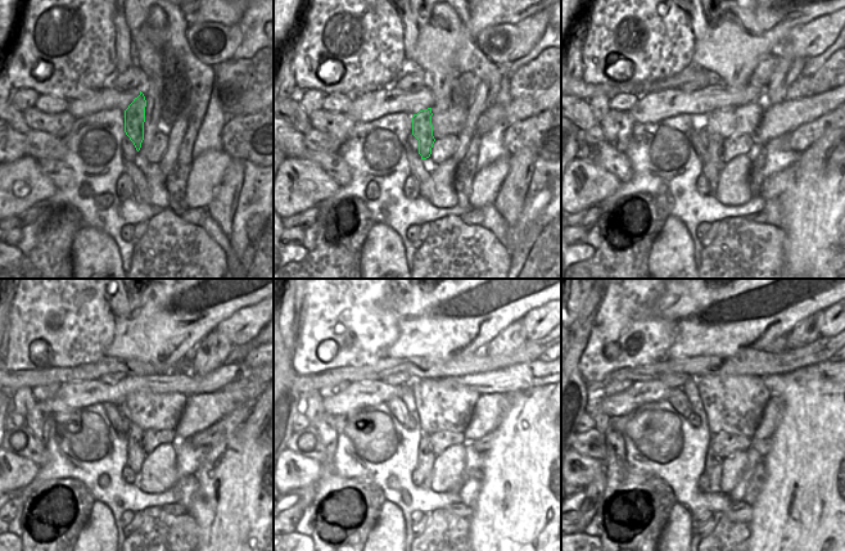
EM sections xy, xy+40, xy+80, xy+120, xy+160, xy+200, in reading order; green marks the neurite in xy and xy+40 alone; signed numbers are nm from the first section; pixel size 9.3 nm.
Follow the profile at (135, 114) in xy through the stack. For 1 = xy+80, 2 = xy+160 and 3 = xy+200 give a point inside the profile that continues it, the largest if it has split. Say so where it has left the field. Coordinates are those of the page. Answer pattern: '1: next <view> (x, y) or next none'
1: next xy+80 (714, 141)
2: next xy+160 (425, 457)
3: next xy+200 (713, 463)

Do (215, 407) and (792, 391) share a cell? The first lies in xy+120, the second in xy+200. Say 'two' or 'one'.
two

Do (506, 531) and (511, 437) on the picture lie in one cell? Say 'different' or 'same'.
same

